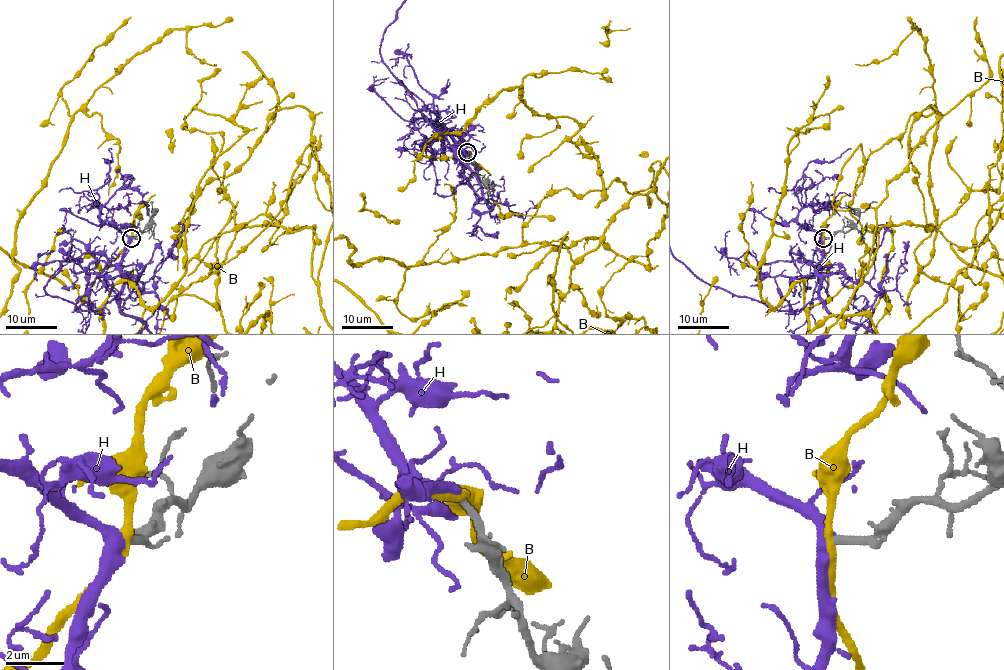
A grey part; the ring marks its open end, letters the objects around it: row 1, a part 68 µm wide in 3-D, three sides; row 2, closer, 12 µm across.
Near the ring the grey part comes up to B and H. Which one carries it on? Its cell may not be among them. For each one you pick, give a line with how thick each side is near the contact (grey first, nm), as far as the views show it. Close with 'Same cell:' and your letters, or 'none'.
H: Thickness 280 nm (grey) against 420 nm
Same cell: H

